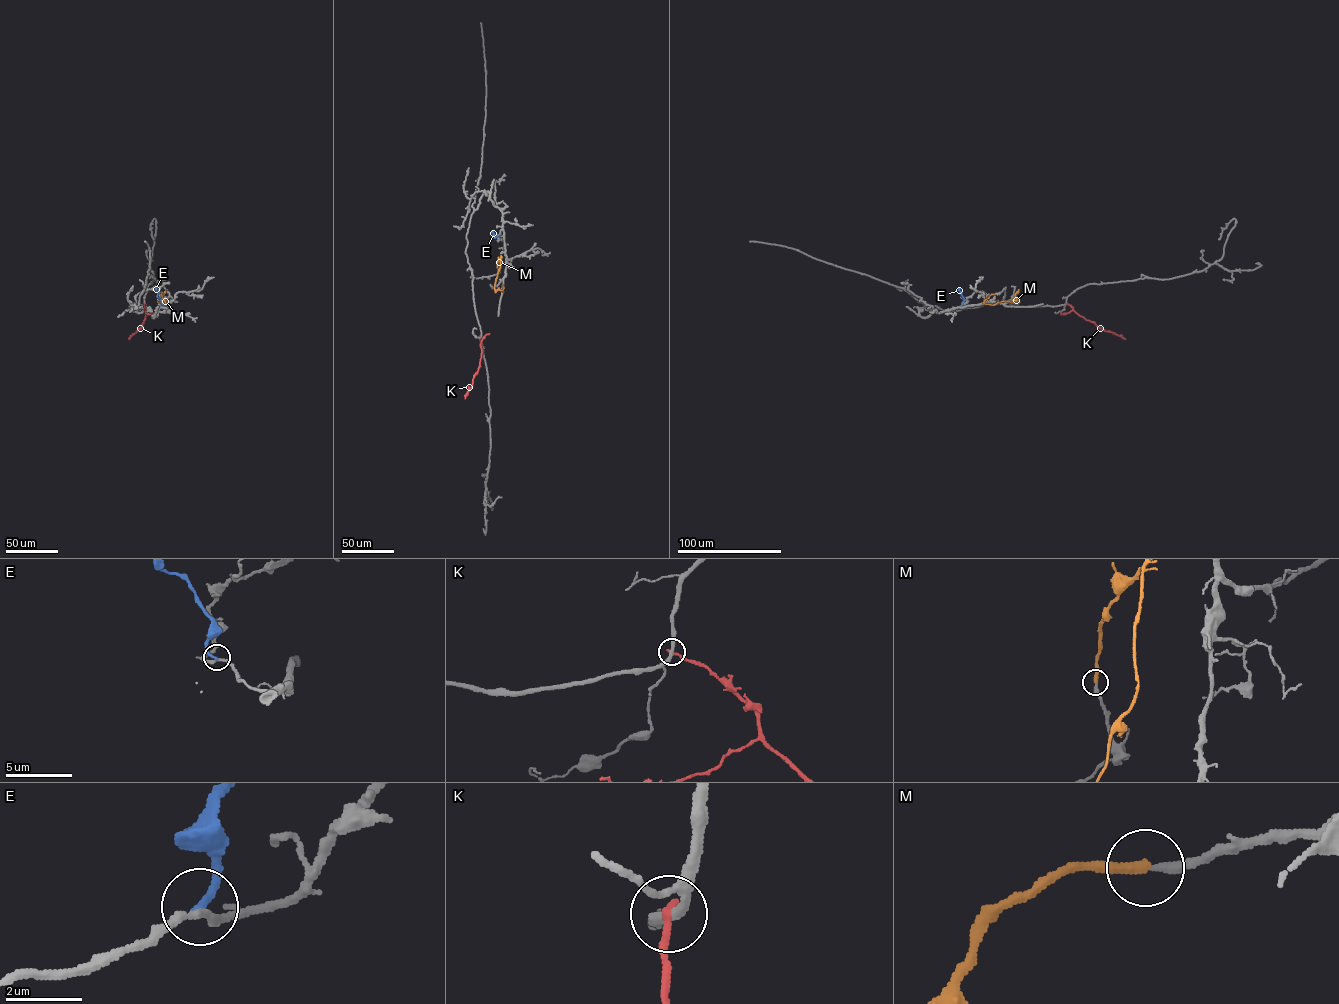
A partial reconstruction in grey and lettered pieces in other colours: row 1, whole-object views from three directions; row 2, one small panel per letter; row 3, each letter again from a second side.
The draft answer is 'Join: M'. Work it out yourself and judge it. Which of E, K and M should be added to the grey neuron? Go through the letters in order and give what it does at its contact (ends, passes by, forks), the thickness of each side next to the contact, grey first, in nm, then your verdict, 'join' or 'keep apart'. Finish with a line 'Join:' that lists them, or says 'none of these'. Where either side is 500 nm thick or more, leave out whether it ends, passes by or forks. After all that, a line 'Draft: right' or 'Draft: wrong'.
E: it ends there; 200 nm thick on the grey side, 190 nm on the other; keep apart
K: it ends there; 280 nm thick on the grey side, 220 nm on the other; keep apart
M: it ends there; 280 nm thick on the grey side, 300 nm on the other; join
Join: M
Draft: right

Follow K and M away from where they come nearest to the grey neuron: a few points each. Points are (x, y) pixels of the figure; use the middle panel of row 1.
K: (480, 339), (479, 366), (465, 398)
M: (497, 266), (501, 256), (494, 289), (499, 288), (503, 292)

